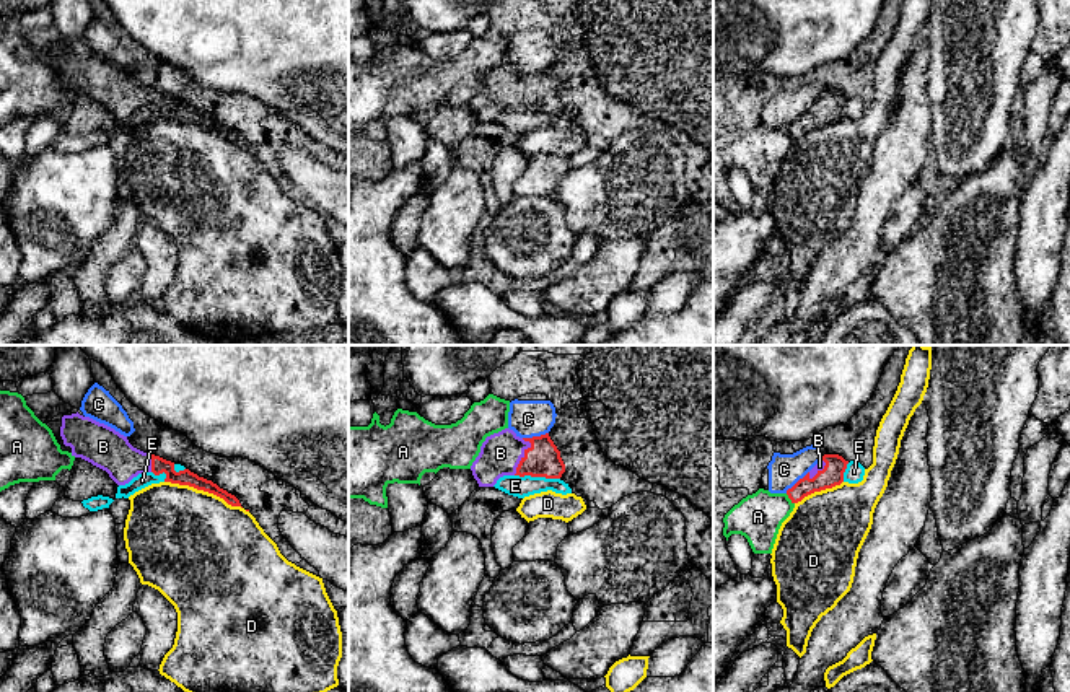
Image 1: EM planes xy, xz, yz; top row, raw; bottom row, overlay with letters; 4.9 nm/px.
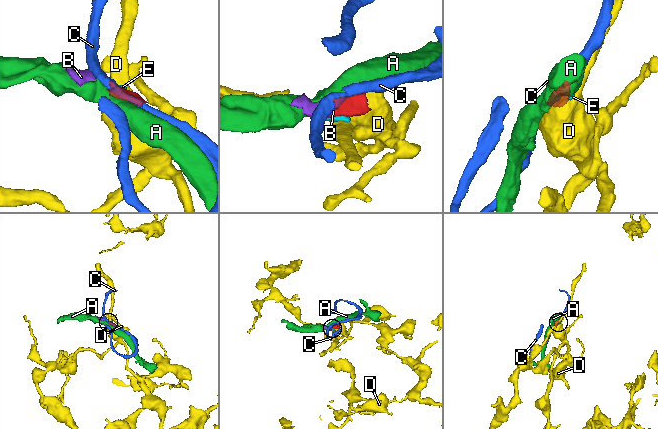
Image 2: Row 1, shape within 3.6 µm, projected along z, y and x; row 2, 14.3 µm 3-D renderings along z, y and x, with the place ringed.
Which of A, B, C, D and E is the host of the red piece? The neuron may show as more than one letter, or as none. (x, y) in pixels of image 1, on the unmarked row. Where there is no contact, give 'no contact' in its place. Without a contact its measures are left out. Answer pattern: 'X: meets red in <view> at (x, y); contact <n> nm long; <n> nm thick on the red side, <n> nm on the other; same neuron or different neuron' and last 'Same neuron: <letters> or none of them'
A: meets red in yz at (789, 132); contact 70 nm long; 110 nm thick on the red side, 240 nm on the other; different neuron
B: meets red in xz at (523, 93); contact 190 nm long; 180 nm thick on the red side, 200 nm on the other; same neuron
C: meets red in xz at (534, 72); contact 130 nm long; 180 nm thick on the red side, 180 nm on the other; different neuron
D: meets red in xy at (204, 126); contact 400 nm long; 80 nm thick on the red side, 500 nm on the other; different neuron
E: meets red in xz at (538, 111); contact 220 nm long; 180 nm thick on the red side, 100 nm on the other; different neuron
Same neuron: B

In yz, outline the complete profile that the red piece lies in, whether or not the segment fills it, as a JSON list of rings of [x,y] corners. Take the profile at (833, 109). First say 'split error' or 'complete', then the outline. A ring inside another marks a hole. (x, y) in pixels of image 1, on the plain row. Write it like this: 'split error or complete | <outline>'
split error | [[[824,90],[803,114],[787,125],[788,134],[792,138],[798,138],[814,127],[840,120],[847,99],[849,96],[839,90]]]

